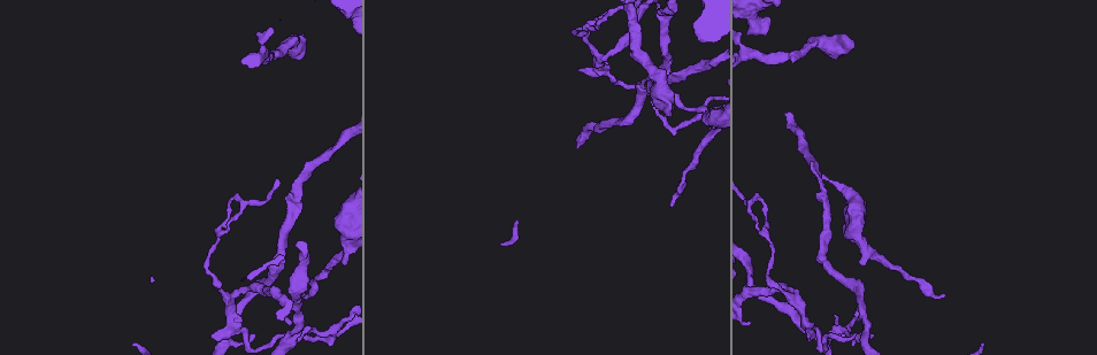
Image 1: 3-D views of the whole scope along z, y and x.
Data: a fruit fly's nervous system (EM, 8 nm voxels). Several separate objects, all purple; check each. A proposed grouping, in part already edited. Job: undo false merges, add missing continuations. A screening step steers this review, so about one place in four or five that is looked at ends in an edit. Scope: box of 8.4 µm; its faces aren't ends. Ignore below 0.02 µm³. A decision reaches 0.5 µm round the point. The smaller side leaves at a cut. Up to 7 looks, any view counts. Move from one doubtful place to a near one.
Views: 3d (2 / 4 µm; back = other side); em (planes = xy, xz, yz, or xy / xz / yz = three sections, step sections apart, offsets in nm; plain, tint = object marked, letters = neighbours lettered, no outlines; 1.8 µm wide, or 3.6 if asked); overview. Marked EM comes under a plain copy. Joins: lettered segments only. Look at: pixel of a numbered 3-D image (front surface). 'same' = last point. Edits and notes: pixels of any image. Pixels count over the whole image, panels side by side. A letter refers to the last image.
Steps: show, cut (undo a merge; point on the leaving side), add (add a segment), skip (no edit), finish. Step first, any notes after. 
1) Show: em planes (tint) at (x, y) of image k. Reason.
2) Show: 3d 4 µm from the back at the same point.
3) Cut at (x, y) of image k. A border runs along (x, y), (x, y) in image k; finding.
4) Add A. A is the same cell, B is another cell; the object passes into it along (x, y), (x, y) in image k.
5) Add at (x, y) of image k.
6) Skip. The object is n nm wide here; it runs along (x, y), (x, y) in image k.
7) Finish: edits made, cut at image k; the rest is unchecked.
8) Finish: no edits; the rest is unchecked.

Show: 3d 4 µm at (304, 178) of image 1. Narrows sharply.

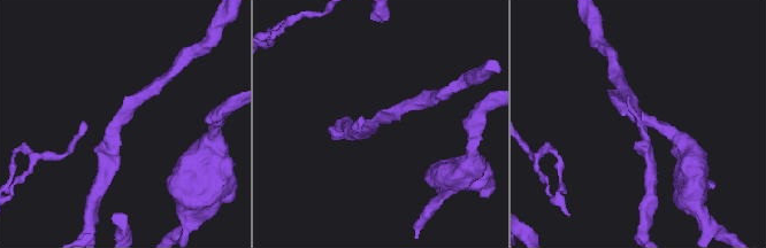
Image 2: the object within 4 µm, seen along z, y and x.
Show: em xy step 4 (tint) at (124, 120) of image 2. The arms are 200, 200 nm wide; now the EM.

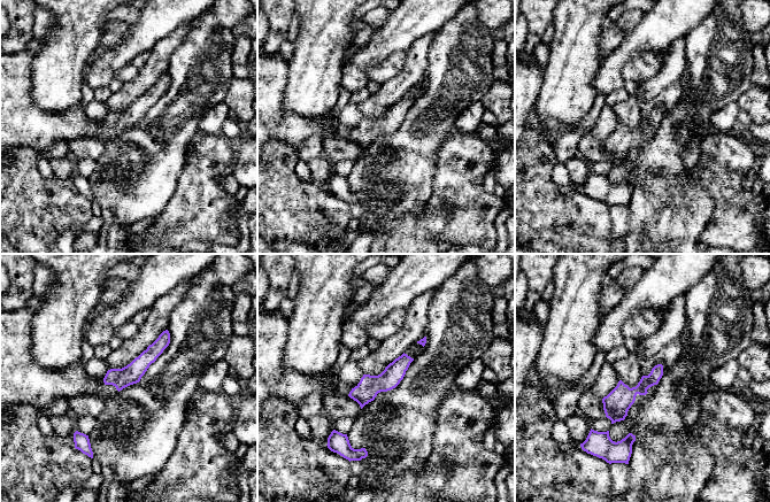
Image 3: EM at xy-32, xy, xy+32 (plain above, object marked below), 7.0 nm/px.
Show: em planes (letters) at the same point.

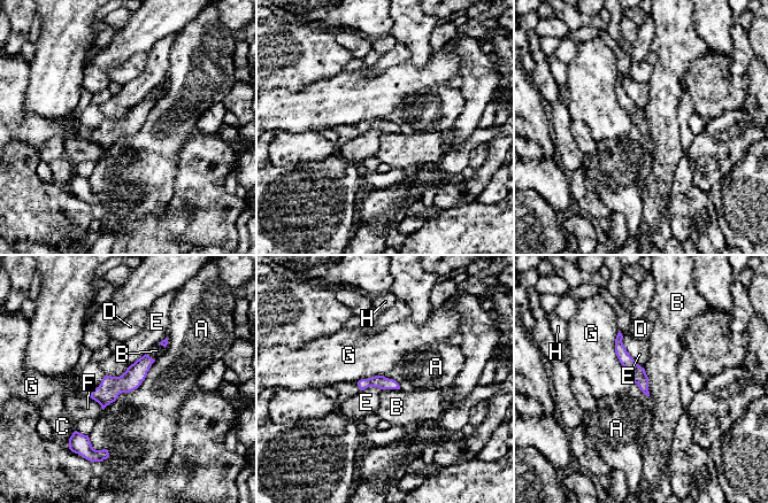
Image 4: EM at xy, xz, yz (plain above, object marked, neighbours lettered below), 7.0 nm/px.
Skip. A, B, C, D, E, F, G and H are other cells; one neuron here.

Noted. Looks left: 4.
Show: 3d 2 µm from the back at (240, 197) of image 1.

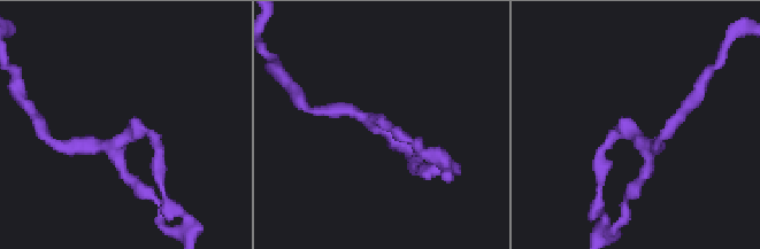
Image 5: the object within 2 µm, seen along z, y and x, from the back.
Show: em yz step 16 (tint) at (389, 147) of image 5.

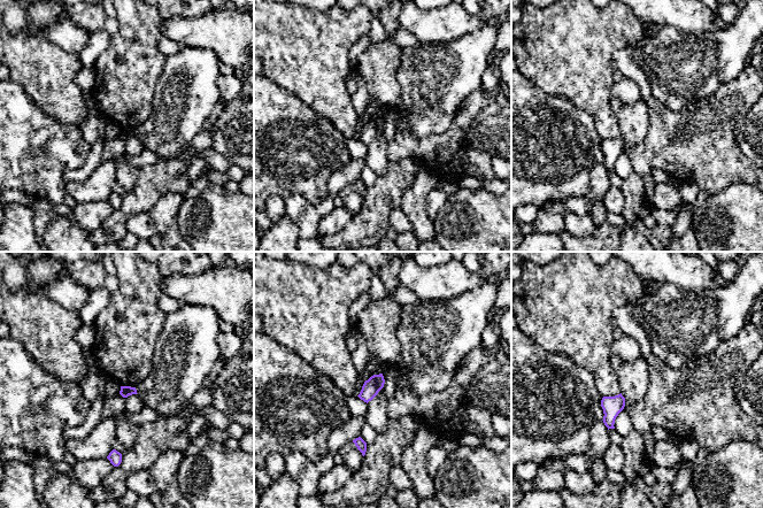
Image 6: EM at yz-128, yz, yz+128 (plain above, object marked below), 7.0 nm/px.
Show: em yz step 16 (letters) at the same point.

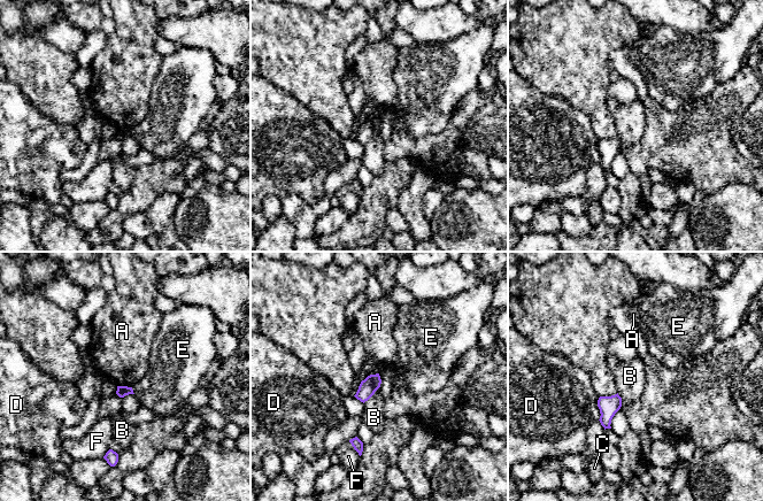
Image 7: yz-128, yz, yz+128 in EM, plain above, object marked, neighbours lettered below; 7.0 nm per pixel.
Skip. A, B, C, D, E and F are other cells; a border runs along (378, 387), (363, 402) in image 7; no lettered segment goes on from it.

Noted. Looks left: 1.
Show: em 3.6 µm planes (letters) at (747, 322) of image 1. Thin end.

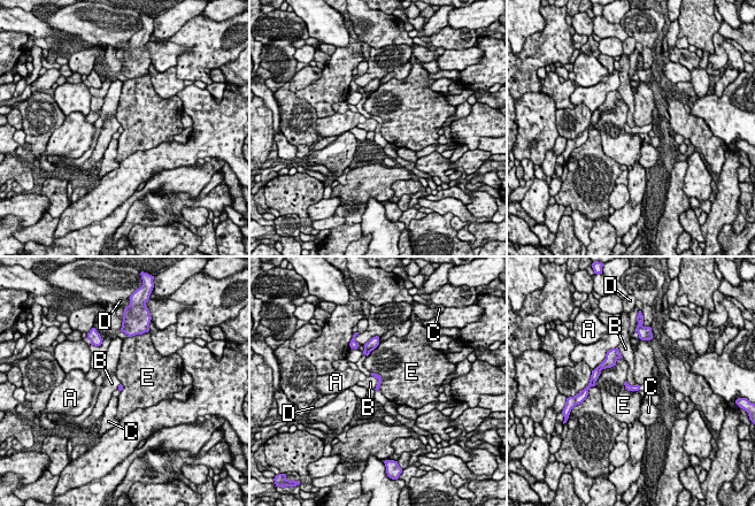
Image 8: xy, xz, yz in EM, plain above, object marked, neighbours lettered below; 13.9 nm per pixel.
Skip. A, B, C, D and E are other cells; none of them fits.

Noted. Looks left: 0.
Finish: no edits; the rest is unchecked.

